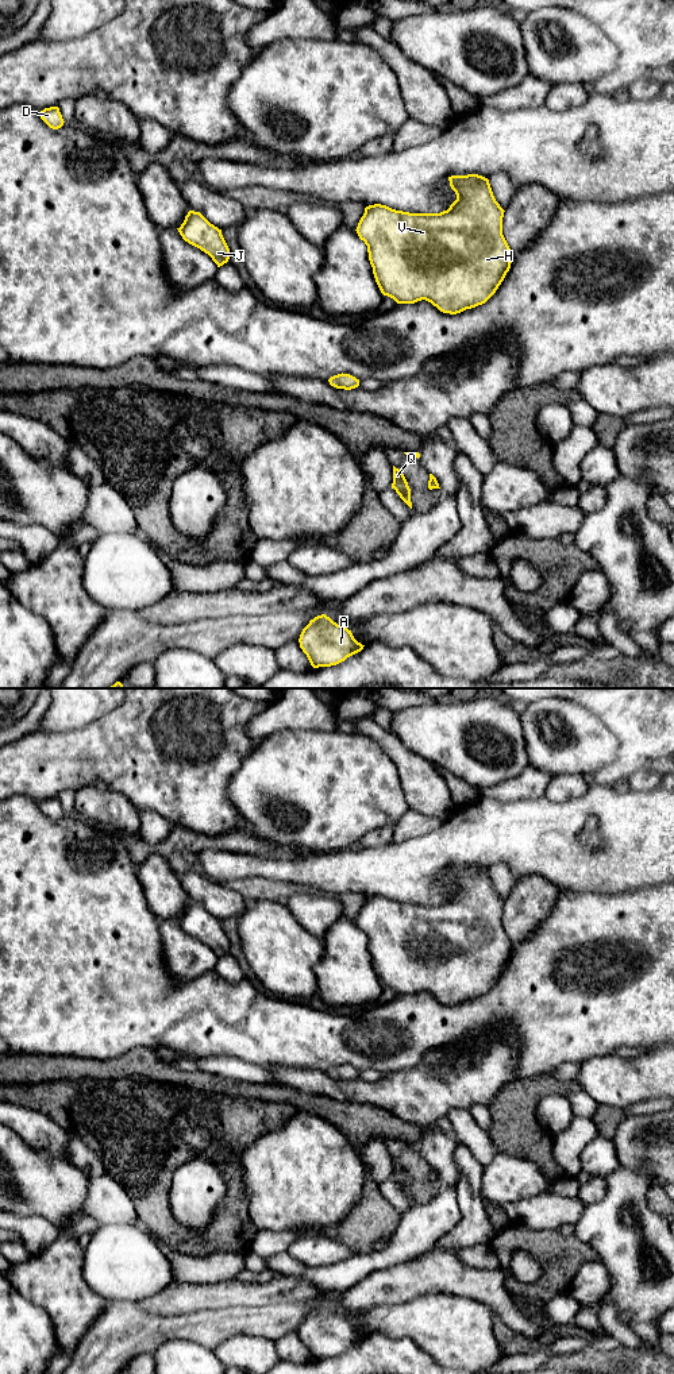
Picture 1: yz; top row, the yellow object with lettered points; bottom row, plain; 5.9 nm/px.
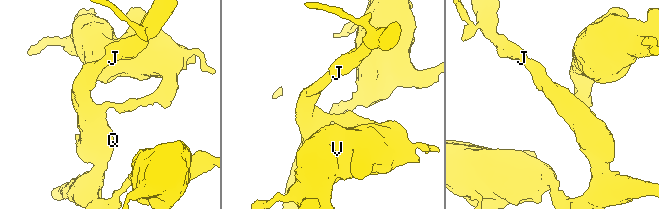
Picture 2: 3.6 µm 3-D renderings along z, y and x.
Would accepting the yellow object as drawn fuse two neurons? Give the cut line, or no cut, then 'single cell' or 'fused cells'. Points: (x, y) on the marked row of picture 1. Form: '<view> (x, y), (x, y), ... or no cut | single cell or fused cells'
no cut | single cell

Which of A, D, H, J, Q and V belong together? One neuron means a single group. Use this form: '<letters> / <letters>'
A D H J Q V

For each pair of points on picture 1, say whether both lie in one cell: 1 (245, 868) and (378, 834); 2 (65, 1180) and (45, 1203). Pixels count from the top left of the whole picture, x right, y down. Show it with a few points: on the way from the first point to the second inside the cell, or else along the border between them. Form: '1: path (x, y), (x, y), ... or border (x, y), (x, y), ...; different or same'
1: border (391, 841), (376, 846), (358, 845); different
2: path (62, 1185), (50, 1197); same

